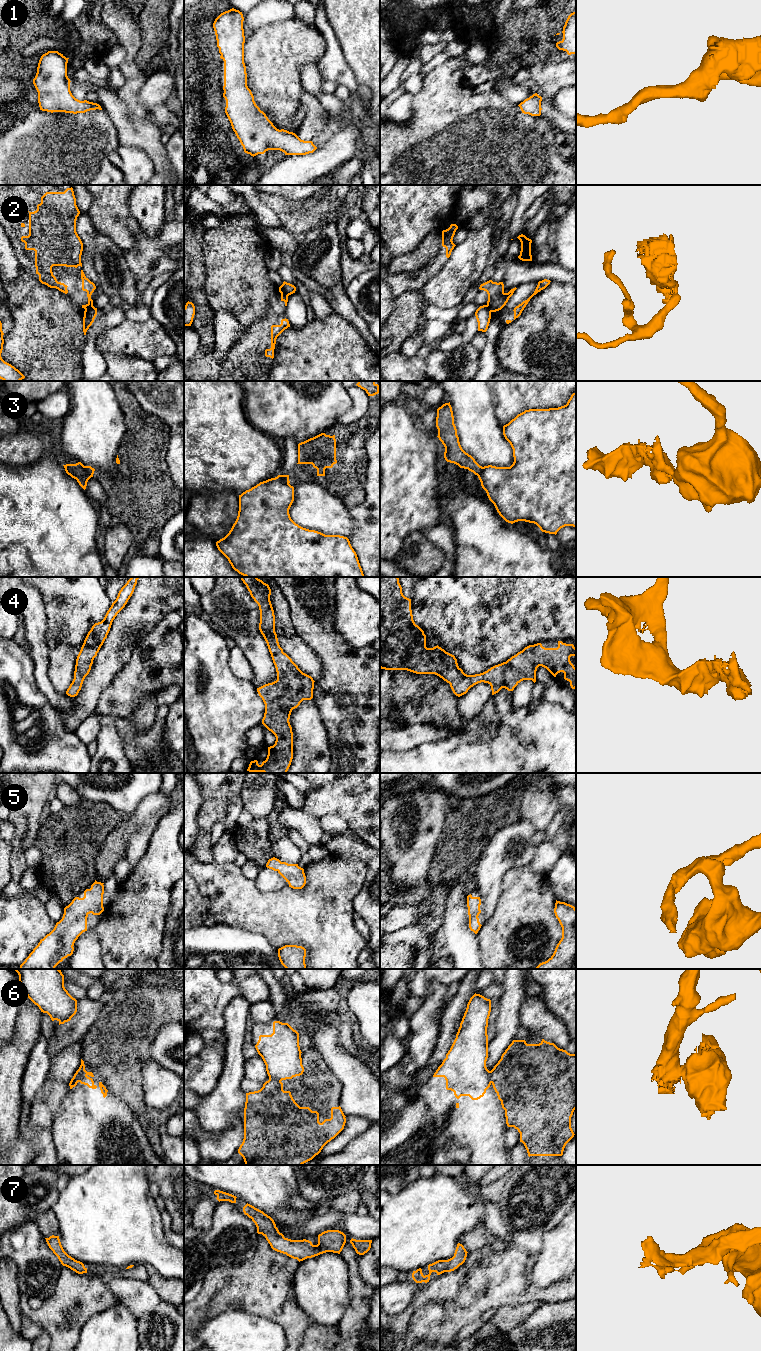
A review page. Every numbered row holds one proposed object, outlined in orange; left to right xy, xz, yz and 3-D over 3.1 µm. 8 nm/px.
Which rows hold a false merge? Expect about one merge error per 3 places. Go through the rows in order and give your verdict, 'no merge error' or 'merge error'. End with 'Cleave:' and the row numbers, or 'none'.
1: no merge error
2: merge error
3: merge error
4: no merge error
5: no merge error
6: merge error
7: no merge error
Cleave: 2, 3, 6

